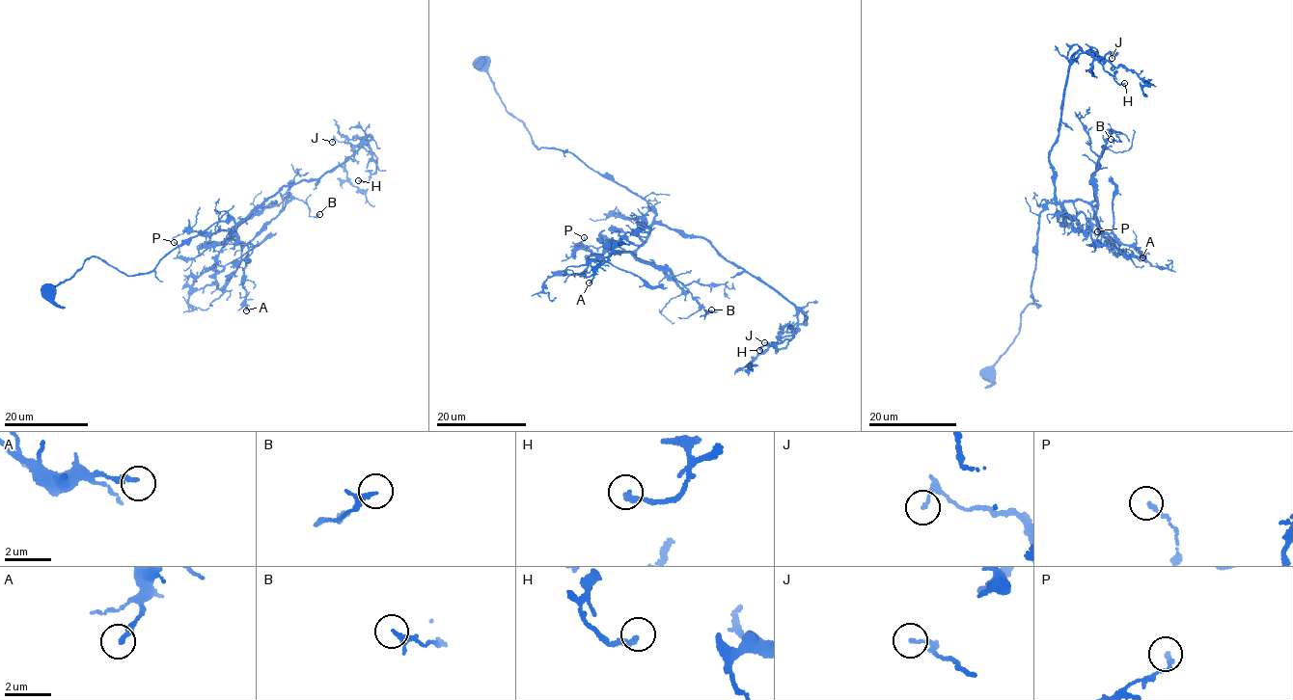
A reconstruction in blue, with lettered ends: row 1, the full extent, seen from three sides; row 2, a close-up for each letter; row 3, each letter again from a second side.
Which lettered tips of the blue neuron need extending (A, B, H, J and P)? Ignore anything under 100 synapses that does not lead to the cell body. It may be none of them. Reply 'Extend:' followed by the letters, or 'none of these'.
Extend: none of these

